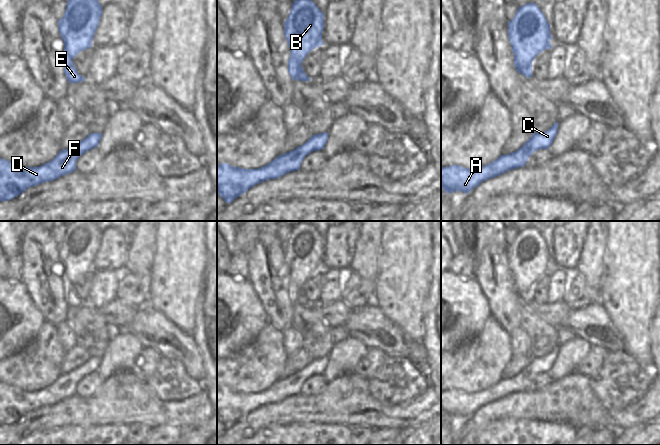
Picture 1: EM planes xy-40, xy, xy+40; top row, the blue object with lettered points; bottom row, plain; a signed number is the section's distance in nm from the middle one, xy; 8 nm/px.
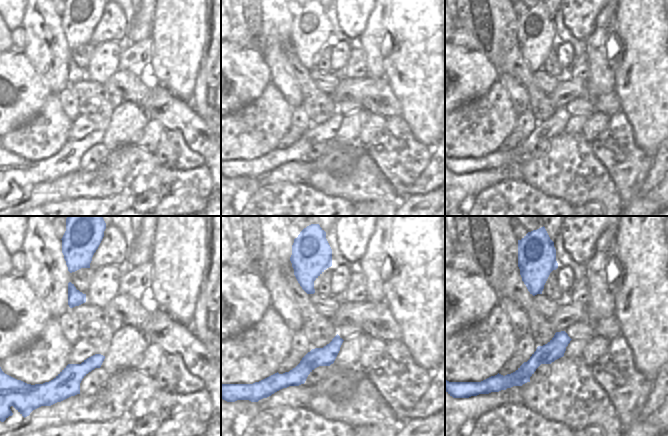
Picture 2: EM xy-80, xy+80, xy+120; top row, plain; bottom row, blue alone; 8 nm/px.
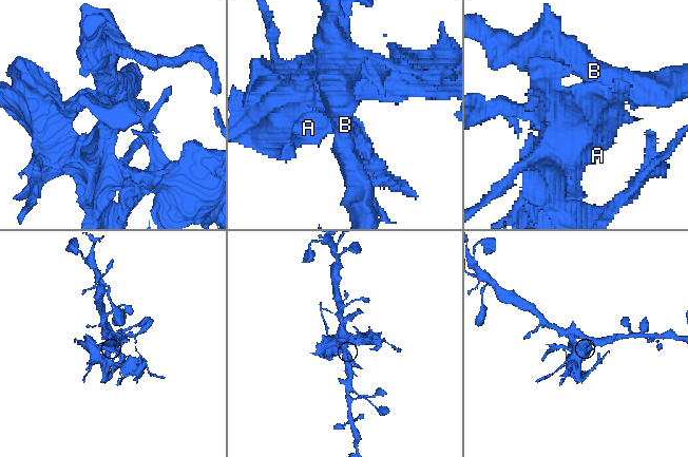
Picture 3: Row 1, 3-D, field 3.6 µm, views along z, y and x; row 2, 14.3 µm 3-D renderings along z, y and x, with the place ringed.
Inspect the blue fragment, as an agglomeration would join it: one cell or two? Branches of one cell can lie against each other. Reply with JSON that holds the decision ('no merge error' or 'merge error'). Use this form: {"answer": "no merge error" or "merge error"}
{"answer": "merge error"}

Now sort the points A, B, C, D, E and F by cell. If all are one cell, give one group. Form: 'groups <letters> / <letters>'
groups A C D E F / B

